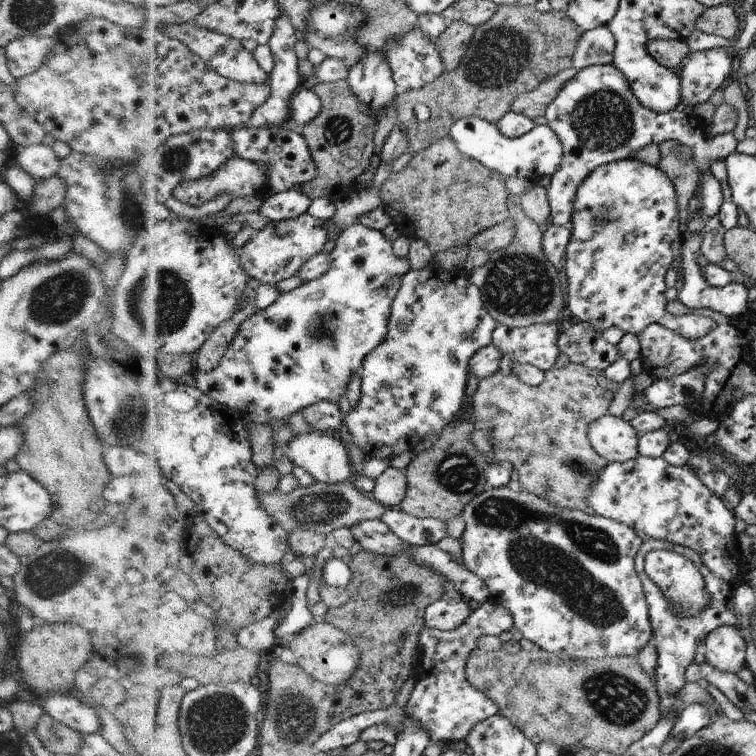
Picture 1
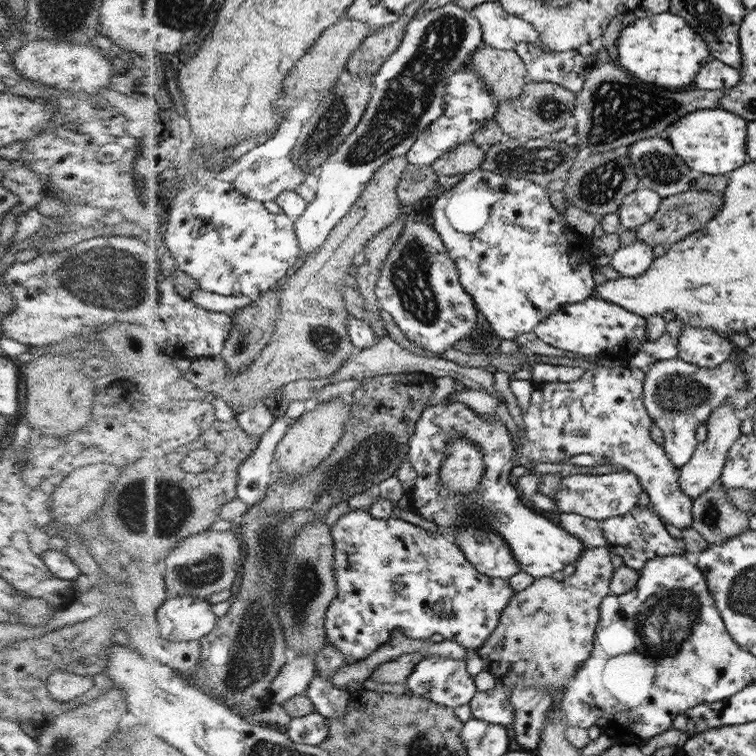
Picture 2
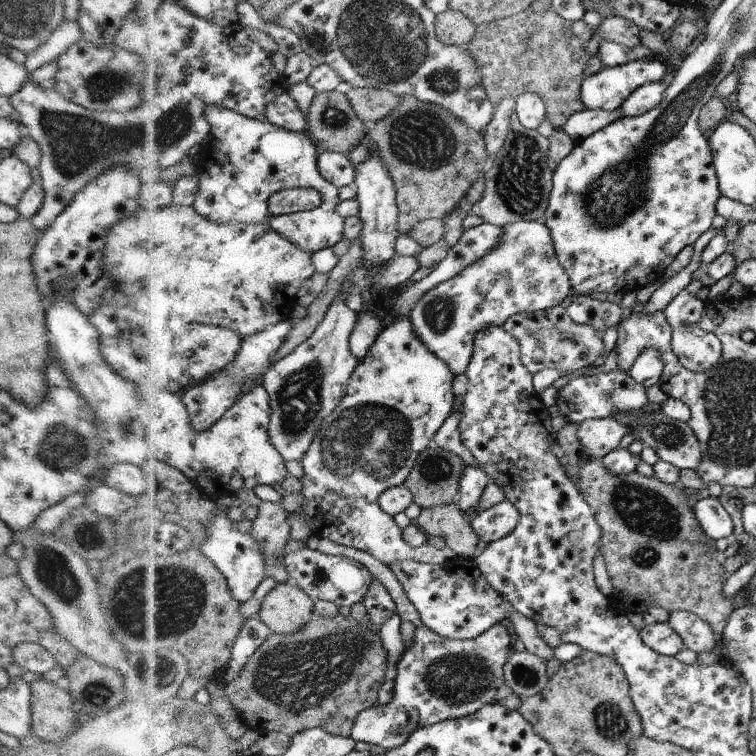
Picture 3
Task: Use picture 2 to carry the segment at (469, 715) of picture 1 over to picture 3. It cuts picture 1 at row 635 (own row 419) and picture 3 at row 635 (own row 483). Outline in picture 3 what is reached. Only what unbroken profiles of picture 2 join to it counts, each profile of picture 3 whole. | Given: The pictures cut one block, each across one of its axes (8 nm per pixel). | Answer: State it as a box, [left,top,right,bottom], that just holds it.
[305,534,510,753]

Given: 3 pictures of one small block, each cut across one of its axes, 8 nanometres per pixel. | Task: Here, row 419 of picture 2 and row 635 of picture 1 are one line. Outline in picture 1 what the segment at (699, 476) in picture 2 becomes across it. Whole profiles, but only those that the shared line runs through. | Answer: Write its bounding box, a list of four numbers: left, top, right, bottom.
[704,625,750,673]

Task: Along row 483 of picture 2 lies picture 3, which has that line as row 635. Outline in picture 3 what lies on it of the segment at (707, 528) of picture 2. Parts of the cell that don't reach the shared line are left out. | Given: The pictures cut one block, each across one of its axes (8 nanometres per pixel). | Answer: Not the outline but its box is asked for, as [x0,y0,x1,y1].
[578,457,736,637]

